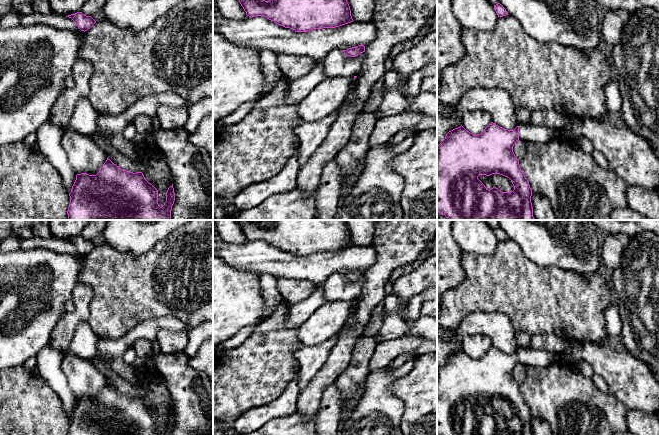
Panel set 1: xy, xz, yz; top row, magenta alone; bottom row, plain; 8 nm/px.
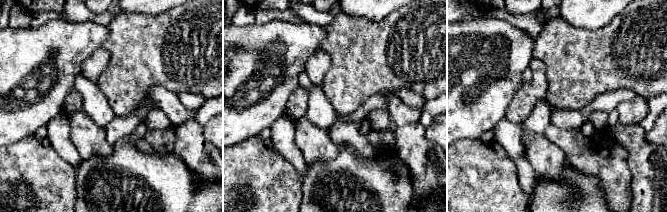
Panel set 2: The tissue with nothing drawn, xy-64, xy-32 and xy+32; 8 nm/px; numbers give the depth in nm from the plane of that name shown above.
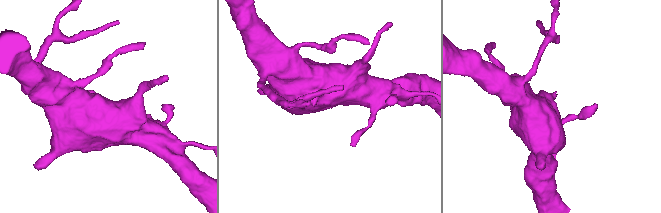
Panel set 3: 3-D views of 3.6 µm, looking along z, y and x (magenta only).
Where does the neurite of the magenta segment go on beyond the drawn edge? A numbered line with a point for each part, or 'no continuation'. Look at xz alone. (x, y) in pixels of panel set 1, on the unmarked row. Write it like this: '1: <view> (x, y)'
1: xz (351, 317)

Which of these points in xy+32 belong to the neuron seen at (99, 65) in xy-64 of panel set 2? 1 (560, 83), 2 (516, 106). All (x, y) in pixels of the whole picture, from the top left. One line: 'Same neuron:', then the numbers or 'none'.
Same neuron: 2

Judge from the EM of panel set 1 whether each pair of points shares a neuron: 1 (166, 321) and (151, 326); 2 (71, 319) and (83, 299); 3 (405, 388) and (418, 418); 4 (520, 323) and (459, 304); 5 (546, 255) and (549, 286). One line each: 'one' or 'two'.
1: one
2: one
3: one
4: one
5: two

